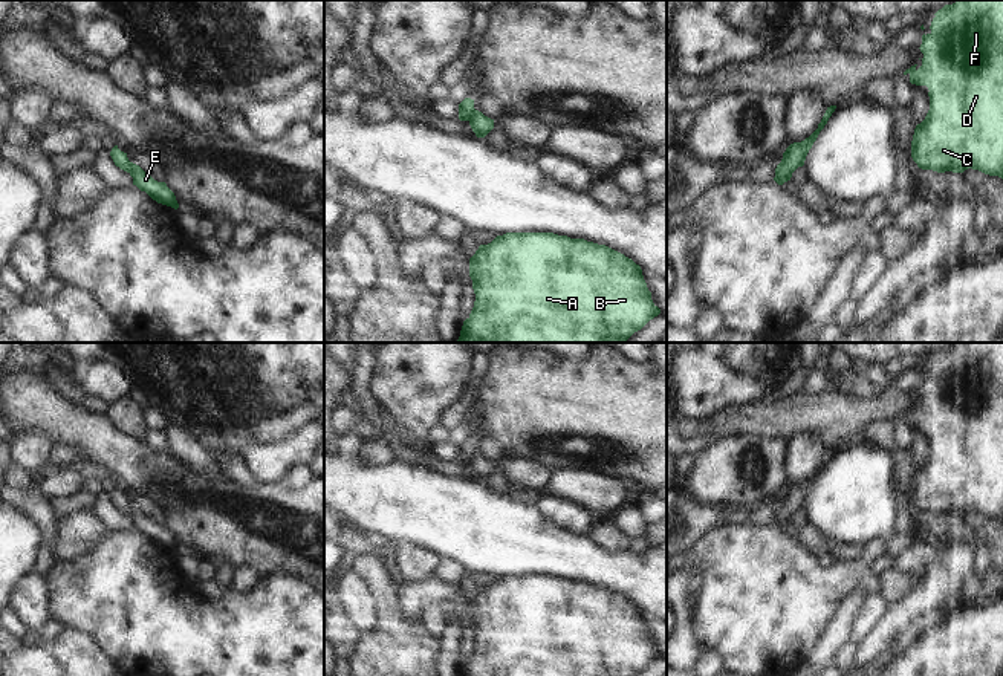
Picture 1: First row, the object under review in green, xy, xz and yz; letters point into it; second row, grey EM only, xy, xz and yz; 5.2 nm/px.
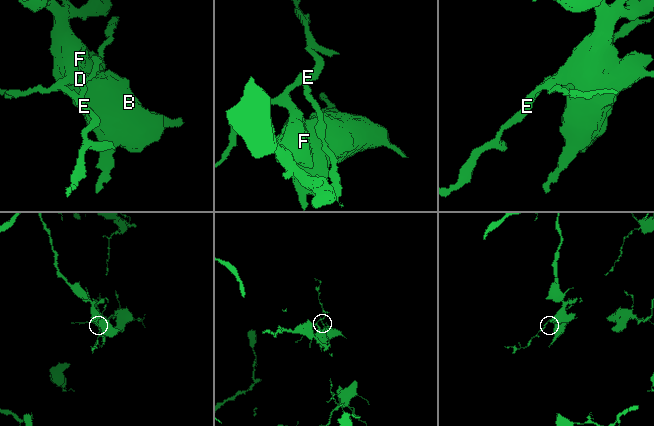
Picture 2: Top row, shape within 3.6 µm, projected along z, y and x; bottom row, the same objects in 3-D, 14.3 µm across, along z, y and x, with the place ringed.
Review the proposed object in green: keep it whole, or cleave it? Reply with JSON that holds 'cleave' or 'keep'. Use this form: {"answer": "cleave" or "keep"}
{"answer": "cleave"}

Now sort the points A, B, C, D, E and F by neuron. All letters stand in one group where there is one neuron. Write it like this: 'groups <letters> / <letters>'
groups A B C D F / E

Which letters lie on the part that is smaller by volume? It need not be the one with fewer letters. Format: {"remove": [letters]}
{"remove": ["E"]}

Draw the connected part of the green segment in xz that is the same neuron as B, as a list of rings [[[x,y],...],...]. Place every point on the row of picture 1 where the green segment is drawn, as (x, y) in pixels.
[[[553,232],[497,236],[469,258],[469,277],[476,301],[457,343],[625,343],[661,314],[631,258],[605,245]]]

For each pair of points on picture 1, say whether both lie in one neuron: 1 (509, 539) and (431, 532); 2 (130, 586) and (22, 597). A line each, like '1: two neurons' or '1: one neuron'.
1: one neuron
2: two neurons

